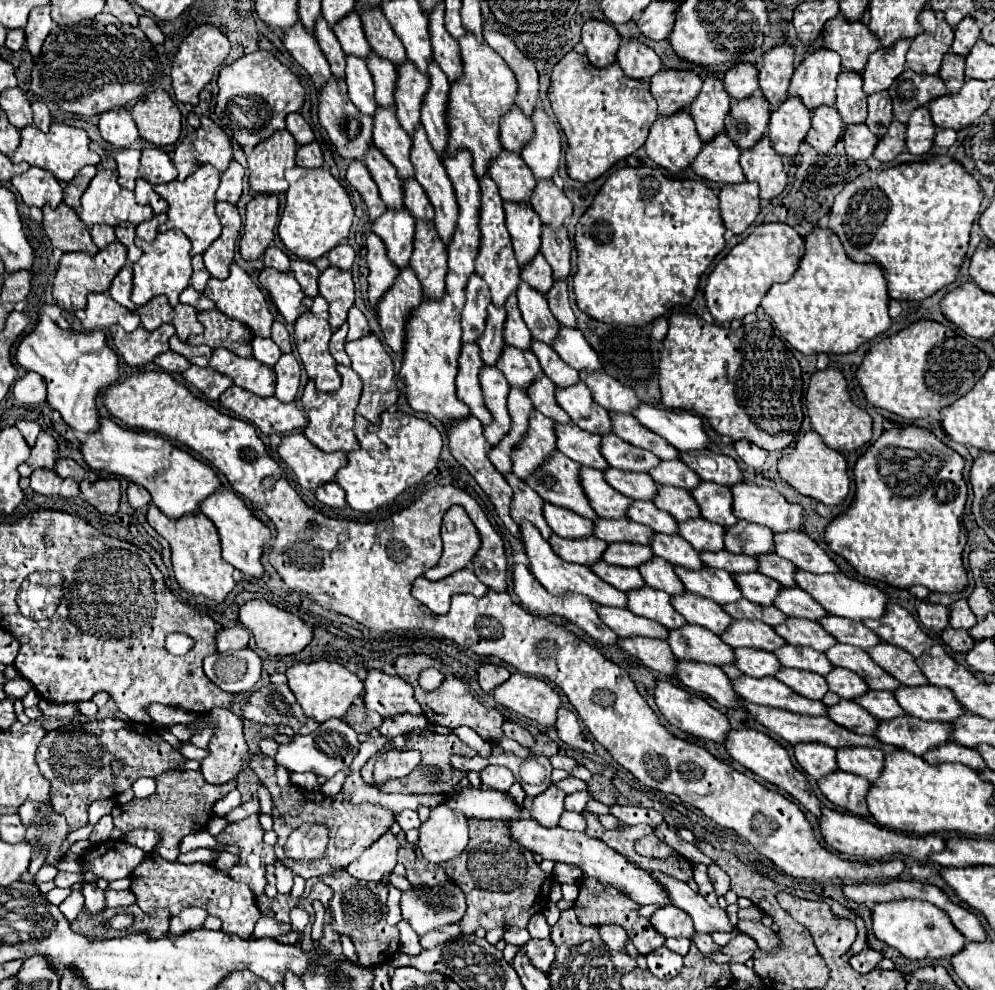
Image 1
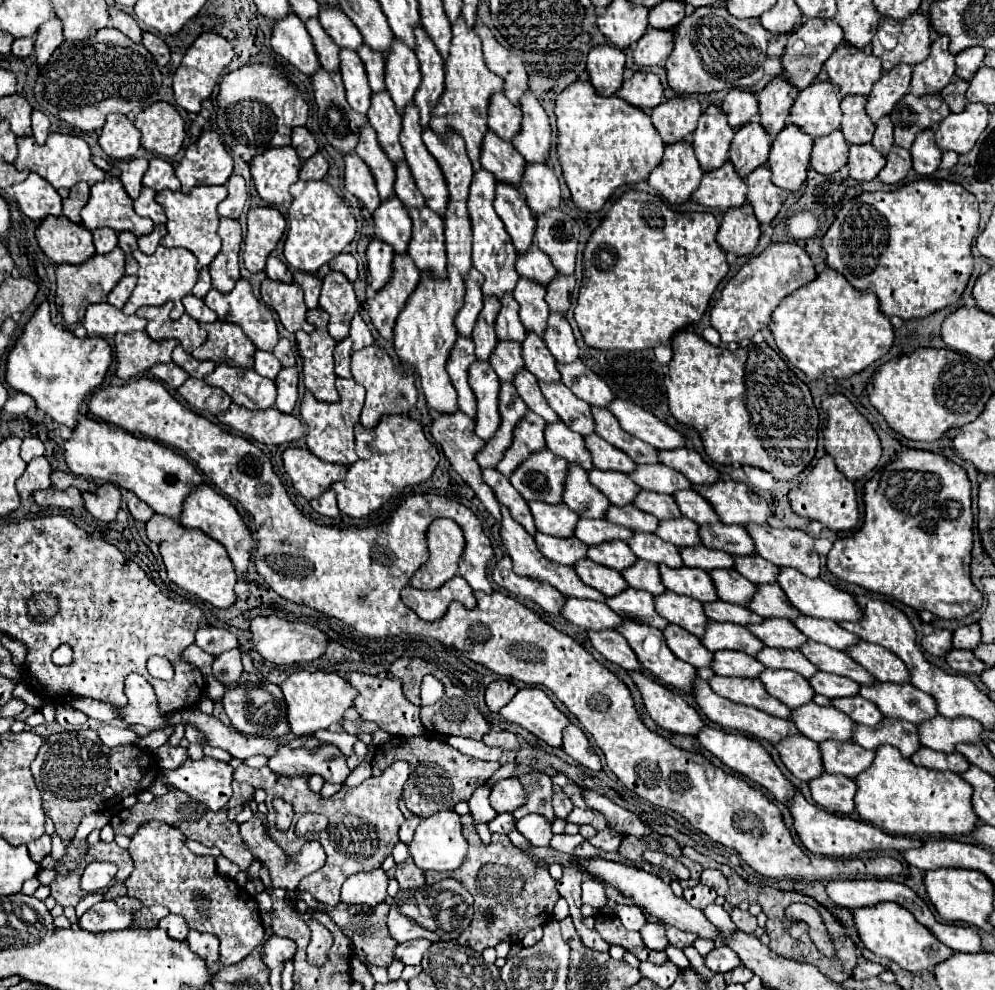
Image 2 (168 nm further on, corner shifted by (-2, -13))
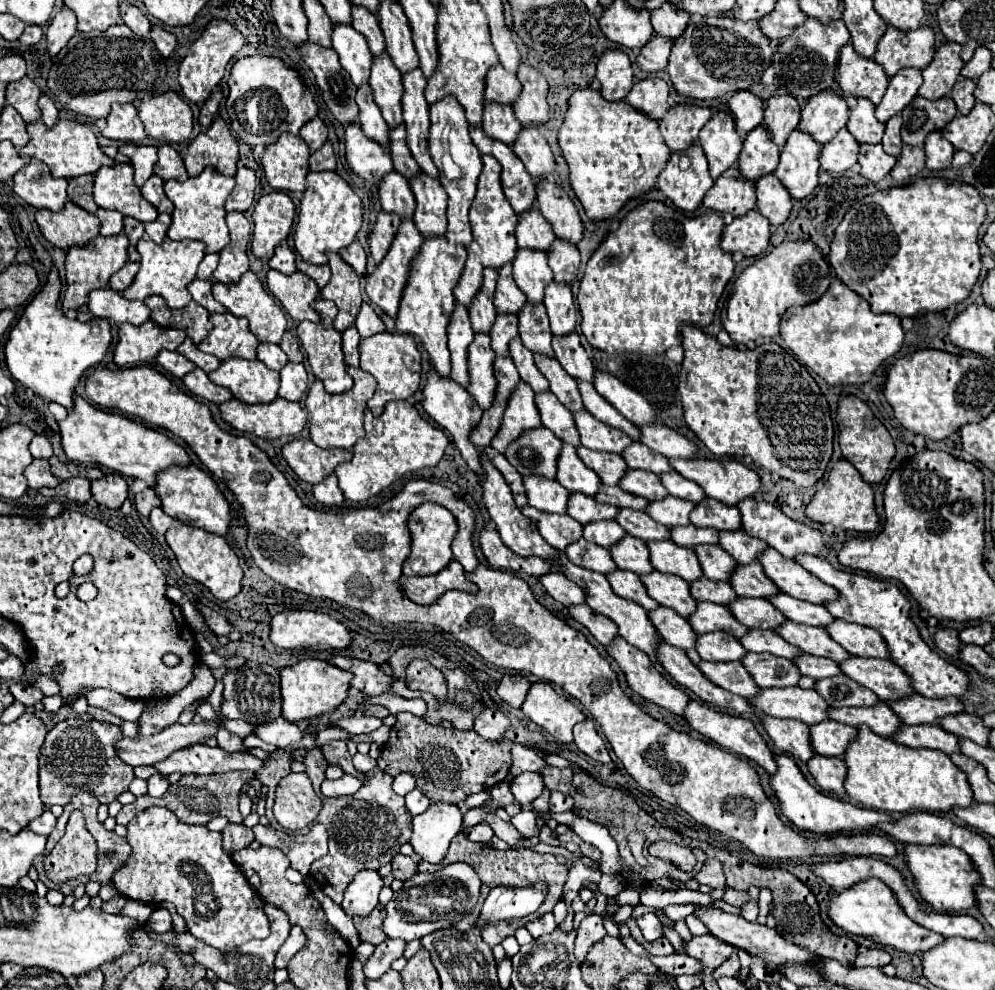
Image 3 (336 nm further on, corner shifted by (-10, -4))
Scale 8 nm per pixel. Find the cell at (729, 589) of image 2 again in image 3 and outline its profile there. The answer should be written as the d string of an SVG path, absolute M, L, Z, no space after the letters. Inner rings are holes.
M705 544L705 546L697 546L695 548L695 554L697 554L697 560L701 564L701 570L703 570L703 576L707 576L709 580L723 580L727 582L733 568L737 566L737 562L717 544Z

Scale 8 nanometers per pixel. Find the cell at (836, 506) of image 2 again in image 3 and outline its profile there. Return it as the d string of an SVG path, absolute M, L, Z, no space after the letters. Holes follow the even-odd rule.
M847 460L835 462L833 470L827 474L821 490L811 498L807 506L807 518L819 524L833 524L851 532L873 532L879 526L879 516L875 512L873 490L867 482L863 482L861 474Z

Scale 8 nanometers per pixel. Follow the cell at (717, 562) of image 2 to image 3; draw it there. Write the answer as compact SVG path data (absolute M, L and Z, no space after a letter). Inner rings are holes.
M693 524L671 528L671 540L685 548L695 548L697 544L717 544L719 530L715 528L697 528Z

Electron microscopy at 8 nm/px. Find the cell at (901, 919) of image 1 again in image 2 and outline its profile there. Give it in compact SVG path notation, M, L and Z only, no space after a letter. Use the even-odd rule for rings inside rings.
M883 903L883 905L875 905L875 907L855 909L853 917L855 917L855 925L857 925L863 945L871 953L895 961L905 971L913 971L913 973L933 971L941 961L945 961L953 955L953 949L949 949L945 943L937 941L933 937L933 933L929 933L929 929L925 929L925 925L917 923L915 917L897 903Z

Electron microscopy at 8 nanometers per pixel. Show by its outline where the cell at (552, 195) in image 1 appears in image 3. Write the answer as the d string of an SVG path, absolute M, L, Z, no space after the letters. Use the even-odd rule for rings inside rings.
M521 128L513 144L513 152L521 158L527 172L535 178L547 178L553 172L555 158L539 128Z

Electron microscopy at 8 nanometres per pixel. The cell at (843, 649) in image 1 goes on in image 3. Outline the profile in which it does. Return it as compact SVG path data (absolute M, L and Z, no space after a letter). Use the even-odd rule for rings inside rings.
M785 620L785 624L781 624L781 628L775 632L805 654L825 656L835 662L849 658L849 652L845 652L831 636L827 636L827 632L823 628L809 626L809 624L793 624L793 622Z

